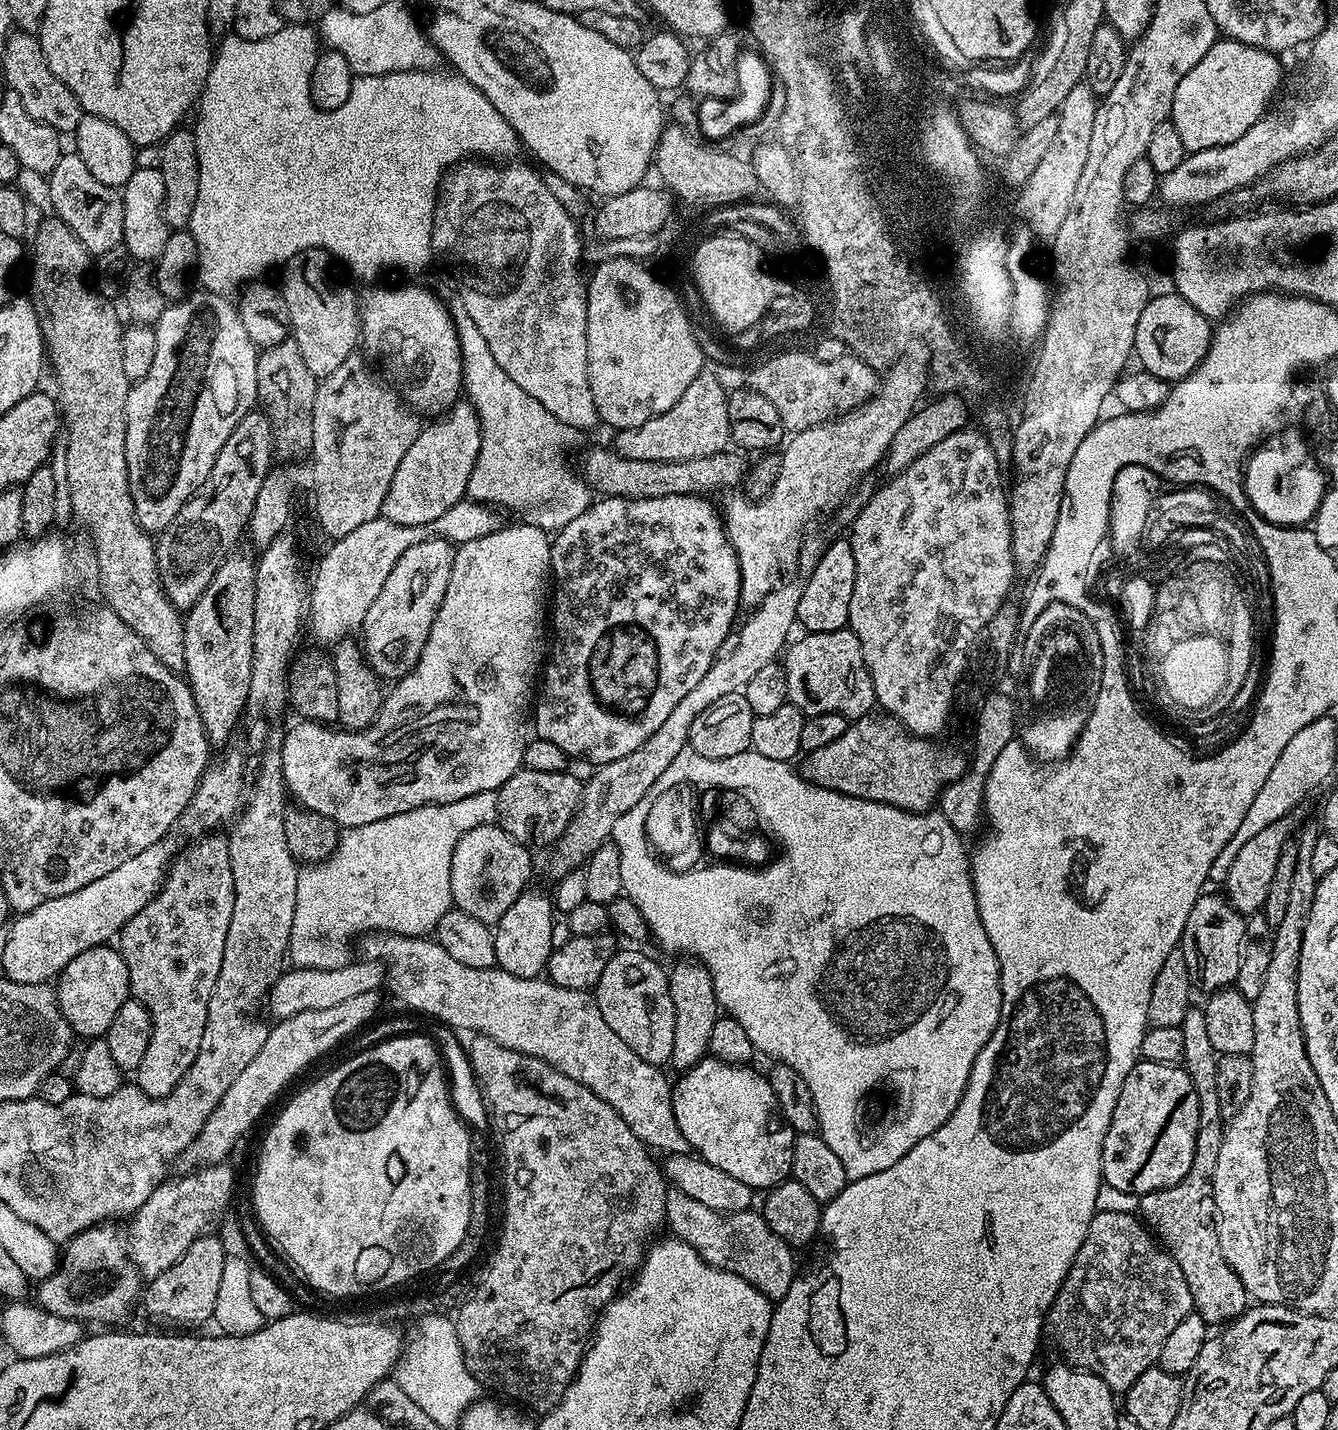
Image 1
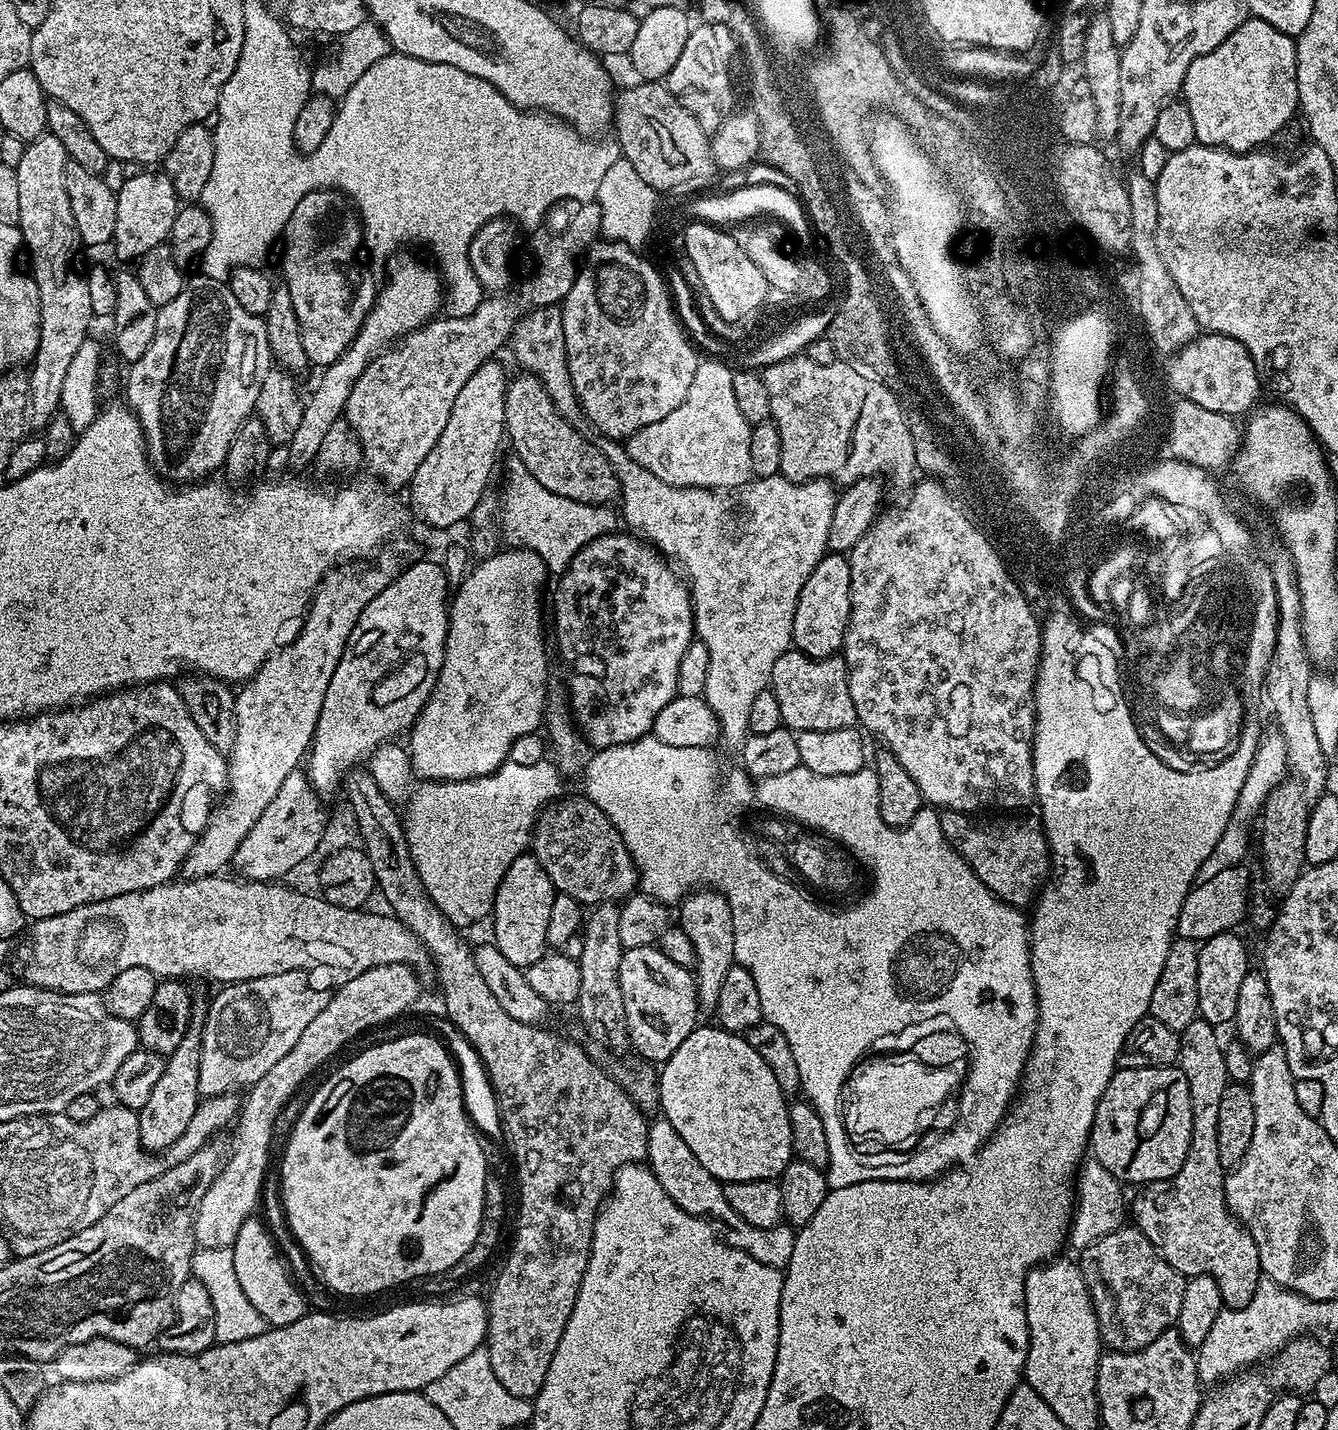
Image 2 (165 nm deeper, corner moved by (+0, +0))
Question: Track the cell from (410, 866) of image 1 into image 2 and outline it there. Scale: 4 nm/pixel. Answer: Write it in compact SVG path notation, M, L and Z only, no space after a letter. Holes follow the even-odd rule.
M548 758L534 766L505 762L497 772L480 776L476 780L424 782L413 791L410 797L412 809L408 816L406 812L406 819L403 821L412 861L429 898L457 928L467 929L467 924L476 924L483 916L485 919L491 913L492 906L496 903L496 891L510 862L529 851L533 828L542 805L555 801L561 795L560 776L562 777L561 769Z

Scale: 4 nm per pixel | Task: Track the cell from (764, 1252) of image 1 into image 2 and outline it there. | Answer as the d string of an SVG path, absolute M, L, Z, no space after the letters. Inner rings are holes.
M657 1118L656 1121L653 1119L649 1123L647 1163L651 1167L654 1178L658 1178L662 1190L666 1190L666 1194L670 1194L670 1198L674 1198L674 1202L678 1202L678 1206L686 1210L686 1214L694 1214L701 1216L703 1220L715 1222L722 1229L724 1241L738 1250L746 1250L750 1258L758 1258L758 1262L766 1266L787 1269L790 1254L794 1254L796 1232L784 1222L777 1228L750 1226L750 1222L746 1222L746 1218L738 1215L730 1206L730 1202L726 1202L724 1184L716 1180L714 1174L710 1174L710 1170L706 1170L702 1162L698 1162L698 1158L694 1158L690 1146L682 1142L678 1130L674 1130L674 1126L670 1126L668 1120Z

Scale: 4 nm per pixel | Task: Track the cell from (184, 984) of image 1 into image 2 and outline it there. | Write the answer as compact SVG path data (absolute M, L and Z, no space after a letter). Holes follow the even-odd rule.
M193 1007L192 1021L188 1023L186 1034L182 1042L178 1042L178 1050L174 1050L164 1061L164 1073L158 1078L146 1106L138 1110L140 1117L140 1144L146 1152L159 1154L164 1152L182 1134L186 1134L186 1126L190 1126L190 1118L194 1118L196 1105L202 1097L198 1090L198 1066L200 1065L200 1043L204 1033L204 1018L206 1012L203 1007Z

